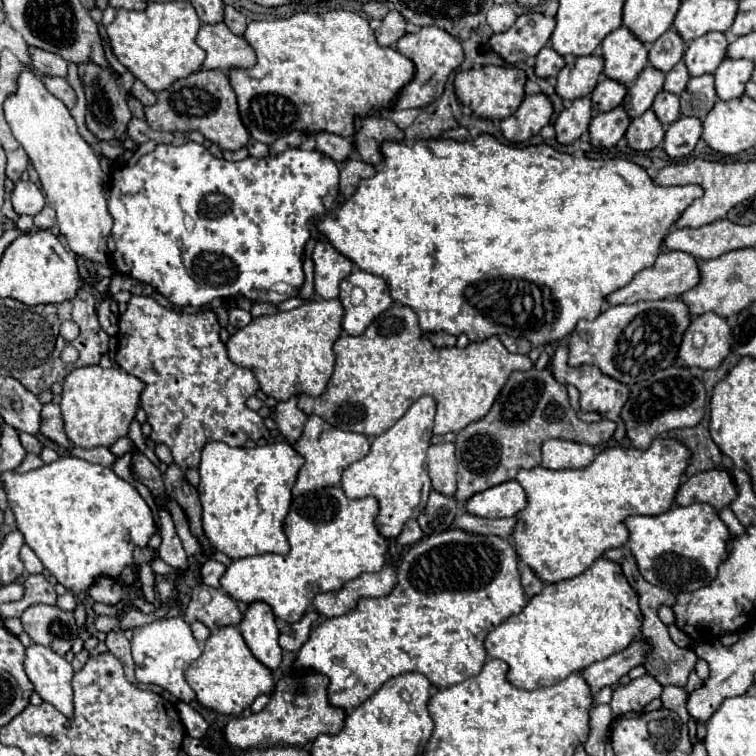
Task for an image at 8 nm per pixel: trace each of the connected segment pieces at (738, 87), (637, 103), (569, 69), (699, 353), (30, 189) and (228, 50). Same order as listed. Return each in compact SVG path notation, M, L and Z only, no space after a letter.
M726 57L714 73L718 97L724 101L732 97L740 97L744 93L746 83L752 77L752 71L754 71L754 61Z
M648 65L640 75L638 79L630 85L628 89L628 115L634 119L634 117L640 117L644 111L648 111L654 103L654 97L662 91L662 85L664 85L664 73L652 65Z
M596 55L588 57L576 57L574 63L566 65L558 73L558 83L556 91L562 99L578 99L578 97L588 97L592 89L596 87L600 75L604 69L604 59Z
M704 313L692 319L688 327L676 363L684 367L718 369L724 357L730 353L732 329L718 313Z
M18 181L12 191L12 205L18 215L36 215L46 205L39 186L32 181Z
M202 25L196 43L206 51L206 69L250 69L256 63L256 53L244 37L234 35L228 25Z

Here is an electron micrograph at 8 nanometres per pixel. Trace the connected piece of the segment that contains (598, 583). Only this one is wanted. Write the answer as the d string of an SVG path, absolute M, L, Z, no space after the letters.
M600 557L582 575L558 583L548 583L538 595L534 595L528 601L522 613L512 615L506 621L502 621L498 627L494 627L488 633L484 645L490 657L508 663L510 667L508 681L512 685L520 689L538 689L538 687L556 685L558 681L566 679L570 673L582 671L584 667L626 649L640 635L642 621L644 615L640 613L636 591L628 585L620 565L606 557Z

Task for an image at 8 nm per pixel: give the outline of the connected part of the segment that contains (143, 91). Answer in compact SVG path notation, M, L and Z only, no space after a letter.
M136 81L136 83L134 83L132 95L134 95L142 105L154 105L154 103L156 103L156 93L150 91L142 81Z

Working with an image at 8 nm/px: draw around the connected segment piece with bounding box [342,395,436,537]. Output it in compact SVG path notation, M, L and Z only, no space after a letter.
M430 395L420 397L396 425L374 437L372 449L364 459L356 461L342 473L342 489L348 499L360 499L368 495L378 499L380 513L376 517L376 525L384 537L396 537L408 519L416 519L424 511L432 489L426 451L430 447L434 413L436 401Z

